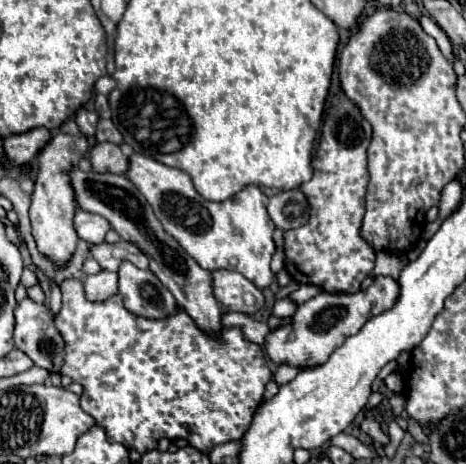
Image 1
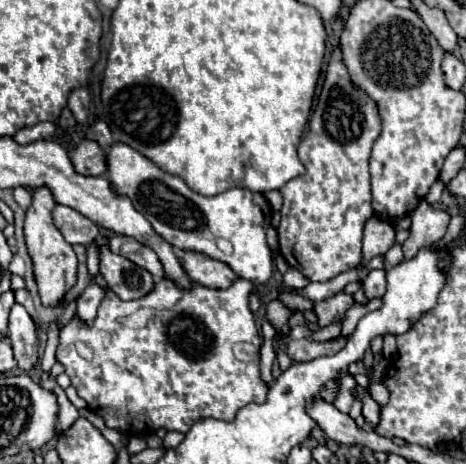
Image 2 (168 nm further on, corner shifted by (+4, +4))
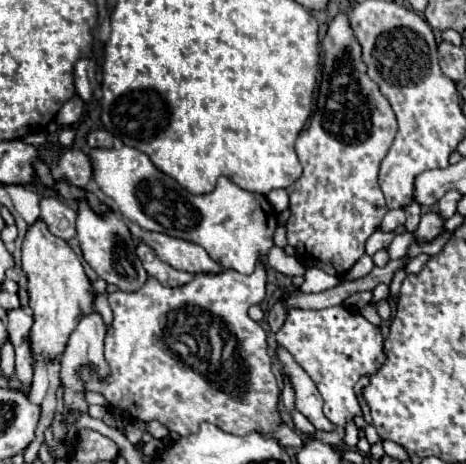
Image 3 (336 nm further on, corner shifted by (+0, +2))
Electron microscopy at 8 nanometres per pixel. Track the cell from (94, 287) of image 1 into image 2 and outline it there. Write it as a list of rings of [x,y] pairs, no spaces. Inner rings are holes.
[[[91,283],[77,299],[77,317],[91,325],[97,317],[97,307],[105,295],[105,289],[101,289],[97,283]]]

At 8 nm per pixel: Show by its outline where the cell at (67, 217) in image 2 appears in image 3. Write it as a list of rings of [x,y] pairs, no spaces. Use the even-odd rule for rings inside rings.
[[[43,197],[41,199],[41,219],[47,223],[47,227],[53,235],[57,235],[65,241],[75,239],[77,211],[73,207],[69,207],[65,201],[61,201],[59,197]]]

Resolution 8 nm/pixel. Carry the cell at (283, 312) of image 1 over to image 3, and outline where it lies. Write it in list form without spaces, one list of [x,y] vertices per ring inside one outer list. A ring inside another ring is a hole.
[[[405,233],[405,235],[397,235],[393,239],[393,243],[387,247],[387,253],[391,259],[401,259],[403,255],[407,255],[409,247],[413,243],[413,235],[411,233]]]

